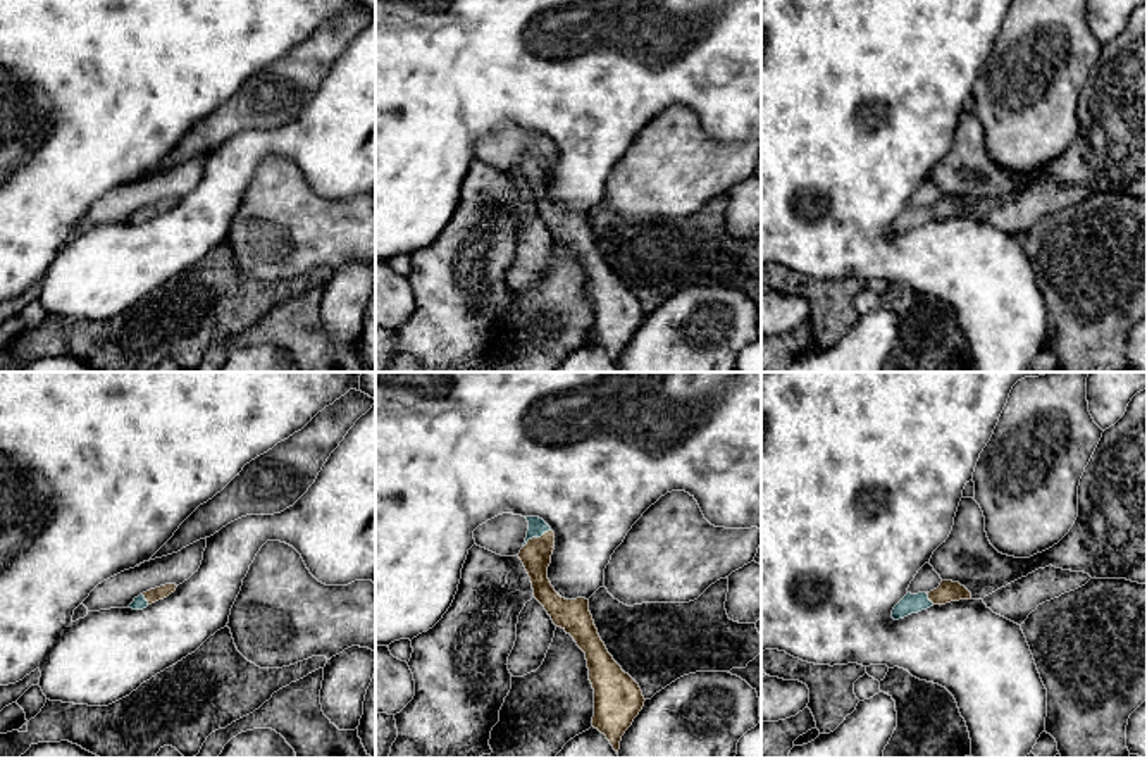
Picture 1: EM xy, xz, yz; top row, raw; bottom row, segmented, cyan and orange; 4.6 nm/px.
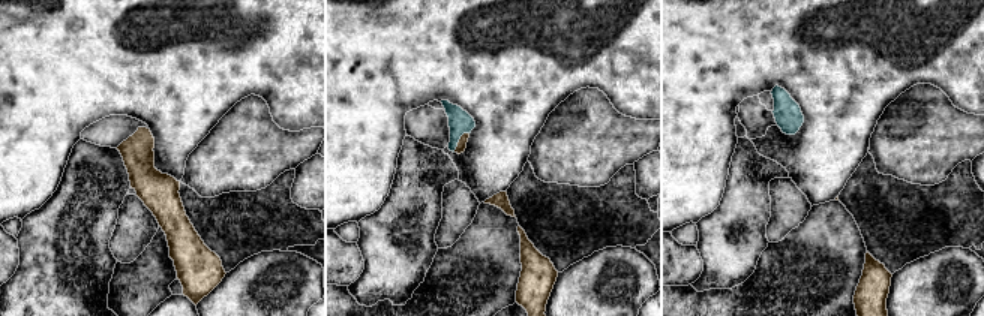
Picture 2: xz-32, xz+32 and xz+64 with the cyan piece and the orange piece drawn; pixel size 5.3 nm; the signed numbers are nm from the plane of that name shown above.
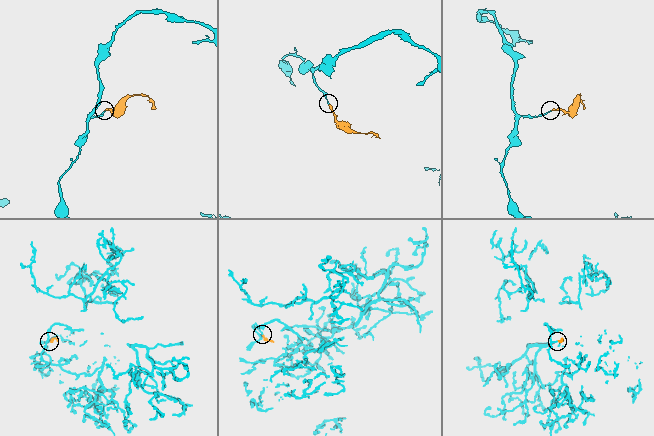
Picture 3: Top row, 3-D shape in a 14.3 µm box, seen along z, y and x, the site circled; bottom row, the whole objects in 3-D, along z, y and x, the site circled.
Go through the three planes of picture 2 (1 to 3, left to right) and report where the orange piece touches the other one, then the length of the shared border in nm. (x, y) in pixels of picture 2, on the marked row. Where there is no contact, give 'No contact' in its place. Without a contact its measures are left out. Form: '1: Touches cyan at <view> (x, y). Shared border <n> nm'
1: No contact
2: Touches cyan at xz+32 (458, 141). Shared border 140 nm
3: No contact

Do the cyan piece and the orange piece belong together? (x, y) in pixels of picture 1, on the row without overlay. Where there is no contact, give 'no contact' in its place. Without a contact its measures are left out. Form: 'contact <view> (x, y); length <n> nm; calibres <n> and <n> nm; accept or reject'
contact xz (536, 150); length 150 nm; calibres 80 and 140 nm; accept

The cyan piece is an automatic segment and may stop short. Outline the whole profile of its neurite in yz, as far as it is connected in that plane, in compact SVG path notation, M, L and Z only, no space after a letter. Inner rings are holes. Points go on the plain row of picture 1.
M942 195L940 200L930 207L908 207L892 224L892 233L899 234L911 227L918 227L933 219L946 219L951 215L971 214L971 207L959 196Z

